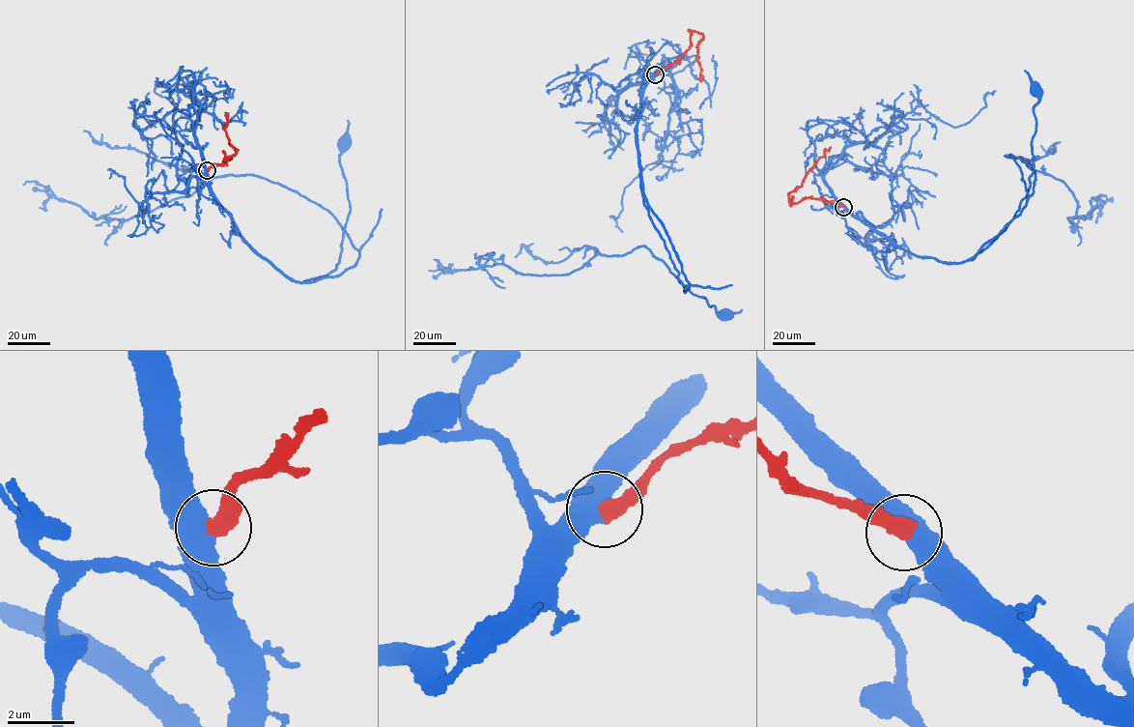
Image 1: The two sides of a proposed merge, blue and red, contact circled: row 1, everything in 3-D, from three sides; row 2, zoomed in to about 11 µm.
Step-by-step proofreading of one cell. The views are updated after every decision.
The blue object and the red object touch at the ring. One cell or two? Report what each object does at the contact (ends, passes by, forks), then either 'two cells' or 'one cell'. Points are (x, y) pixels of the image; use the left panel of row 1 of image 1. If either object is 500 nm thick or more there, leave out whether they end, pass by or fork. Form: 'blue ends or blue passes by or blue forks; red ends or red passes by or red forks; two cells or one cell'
two cells

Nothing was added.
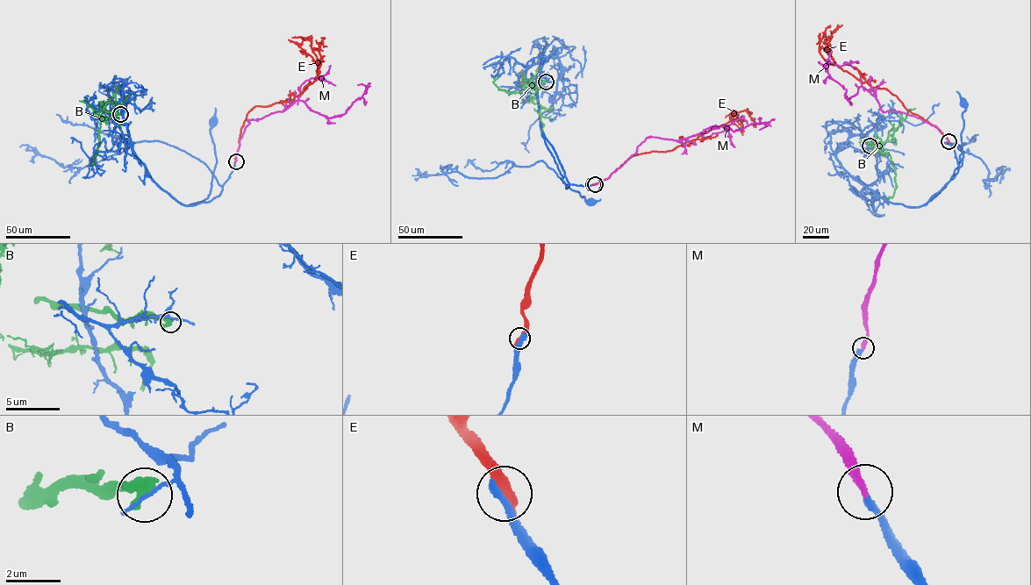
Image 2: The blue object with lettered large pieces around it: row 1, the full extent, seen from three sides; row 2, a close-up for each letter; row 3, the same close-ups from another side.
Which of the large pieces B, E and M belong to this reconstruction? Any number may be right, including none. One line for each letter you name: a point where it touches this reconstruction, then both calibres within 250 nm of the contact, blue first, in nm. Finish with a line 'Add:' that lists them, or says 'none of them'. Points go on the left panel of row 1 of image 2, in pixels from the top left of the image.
M: Touches blue at (236, 161). Thickness 300 nm (blue) against 320 nm
Add: M

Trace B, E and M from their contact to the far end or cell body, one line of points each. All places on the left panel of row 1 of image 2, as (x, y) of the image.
B: (120, 114), (103, 110), (98, 112), (99, 146), (91, 163), (96, 164)
E: (235, 161), (249, 111), (256, 106), (292, 101), (315, 81), (317, 58), (311, 41), (292, 37)
M: (236, 161), (247, 120), (285, 110), (299, 100), (329, 117), (340, 116), (366, 92), (365, 85), (358, 85)

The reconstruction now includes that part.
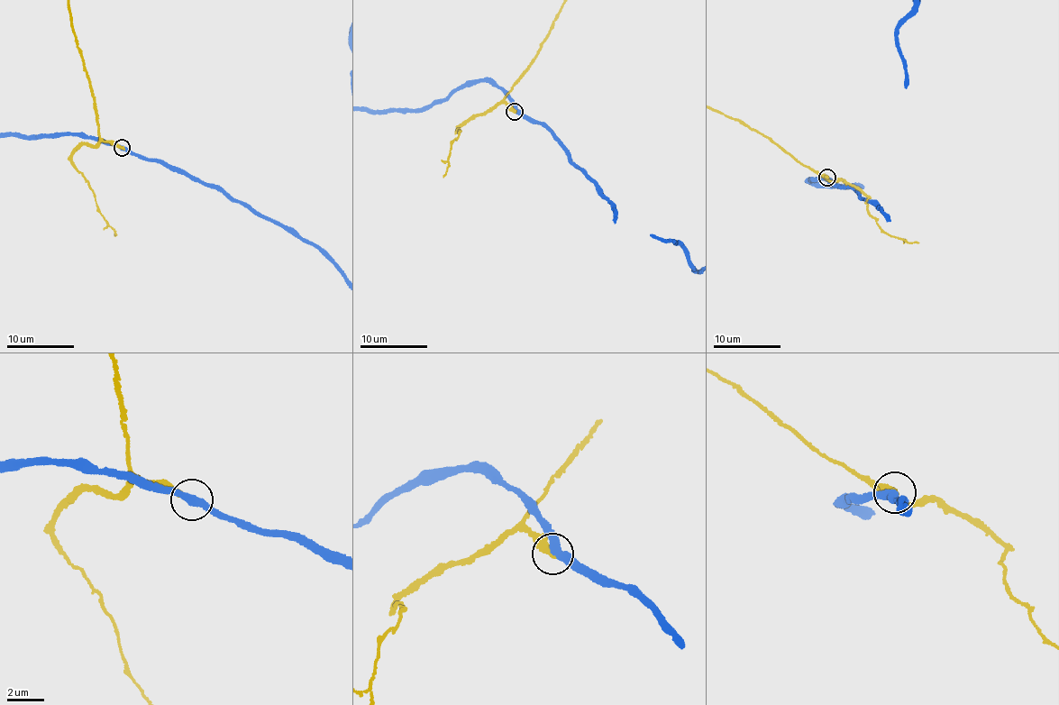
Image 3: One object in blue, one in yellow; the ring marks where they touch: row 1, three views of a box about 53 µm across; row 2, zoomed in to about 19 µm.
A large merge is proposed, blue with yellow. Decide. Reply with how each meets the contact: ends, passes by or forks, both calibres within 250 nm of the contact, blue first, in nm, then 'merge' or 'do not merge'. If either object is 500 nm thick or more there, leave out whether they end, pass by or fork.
blue passes by; yellow ends there; 400 nm thick on the blue side, 360 nm on the other; do not merge

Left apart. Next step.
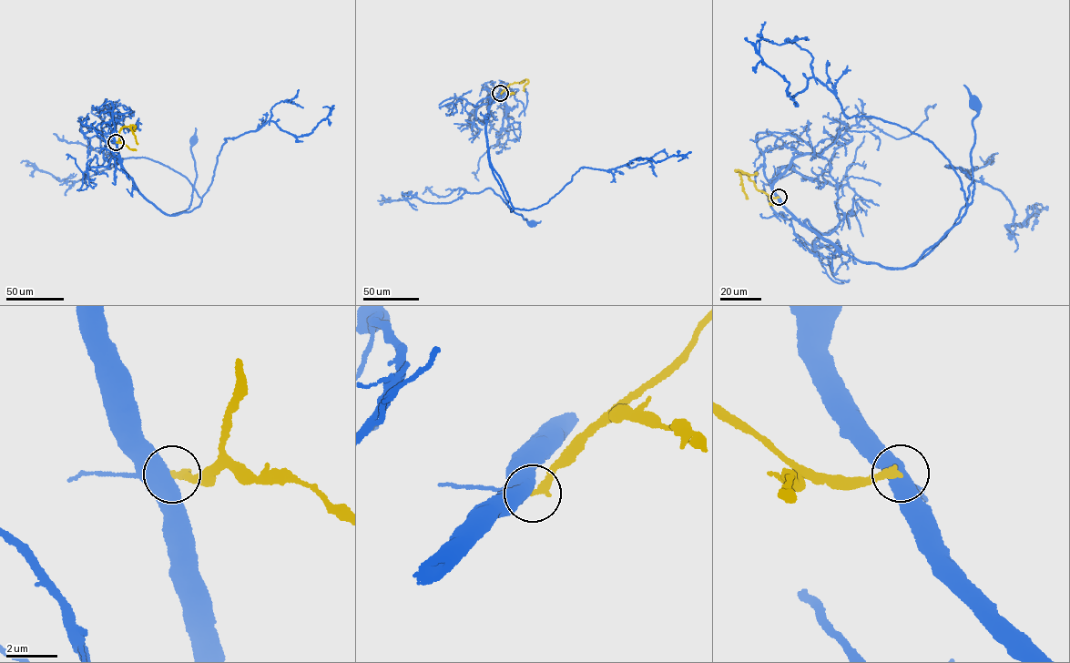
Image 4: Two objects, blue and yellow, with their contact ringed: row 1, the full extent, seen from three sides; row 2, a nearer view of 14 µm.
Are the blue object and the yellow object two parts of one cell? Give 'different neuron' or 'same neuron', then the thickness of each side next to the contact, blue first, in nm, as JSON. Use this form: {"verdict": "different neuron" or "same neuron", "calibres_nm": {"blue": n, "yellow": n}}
{"verdict": "different neuron", "calibres_nm": {"blue": 550, "yellow": 300}}

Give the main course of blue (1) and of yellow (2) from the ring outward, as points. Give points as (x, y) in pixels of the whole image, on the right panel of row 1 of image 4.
1: (778, 198), (799, 221), (850, 256), (885, 267), (915, 265), (945, 237), (965, 204), (972, 179), (973, 103)
2: (778, 197), (770, 197), (759, 191), (746, 174), (739, 173), (742, 191), (748, 198)

